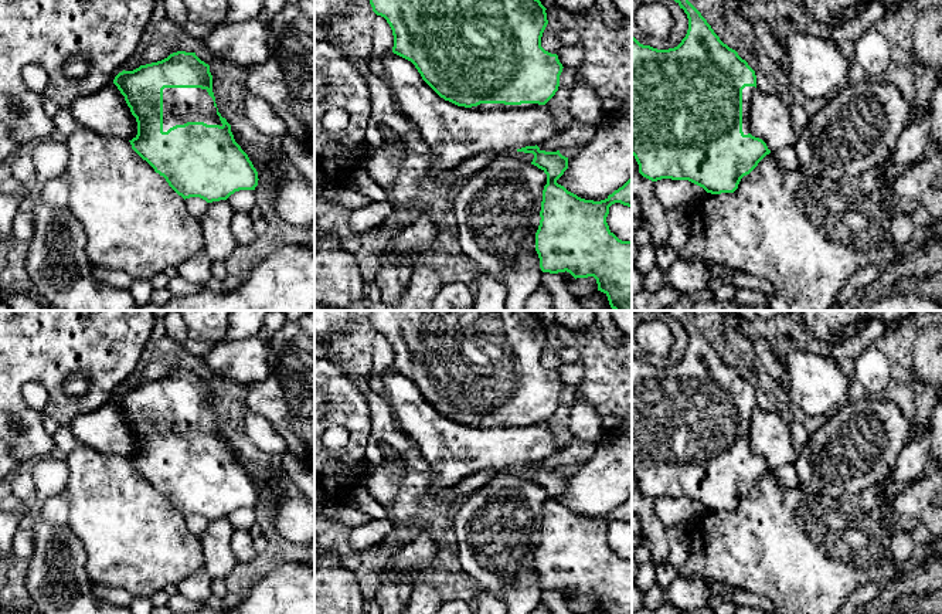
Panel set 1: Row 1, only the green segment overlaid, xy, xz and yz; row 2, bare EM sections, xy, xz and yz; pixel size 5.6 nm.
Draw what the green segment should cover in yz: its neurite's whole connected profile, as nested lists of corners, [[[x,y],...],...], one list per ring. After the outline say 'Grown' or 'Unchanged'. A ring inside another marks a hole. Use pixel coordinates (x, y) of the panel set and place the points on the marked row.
[[[688,0],[674,1],[680,6],[680,9],[684,10],[688,18],[687,34],[677,47],[657,50],[650,45],[640,44],[632,35],[632,155],[639,164],[639,173],[652,182],[662,179],[688,180],[711,194],[734,193],[738,189],[741,179],[749,174],[758,166],[758,163],[771,153],[762,139],[749,133],[749,102],[752,92],[756,89],[756,75],[735,50],[730,48],[720,40],[707,20]]]. Grown

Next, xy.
[[[177,51],[167,58],[119,72],[113,84],[137,122],[132,149],[184,200],[227,200],[239,190],[255,190],[258,172],[235,142],[231,125],[218,112],[210,65],[195,52]]]. Grown

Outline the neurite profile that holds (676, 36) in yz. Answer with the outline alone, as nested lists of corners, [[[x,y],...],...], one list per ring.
[[[632,0],[632,35],[643,45],[650,45],[657,50],[669,50],[677,47],[686,37],[688,30],[688,18],[684,10],[674,0]],[[645,3],[662,3],[673,18],[673,27],[670,34],[660,40],[657,37],[647,35],[636,21],[637,9]]]

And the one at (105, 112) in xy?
[[[113,82],[99,92],[74,99],[69,111],[79,126],[98,135],[125,140],[132,140],[137,135],[136,118]]]

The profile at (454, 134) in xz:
[[[391,52],[382,57],[382,79],[388,85],[397,109],[408,118],[424,142],[429,146],[432,166],[426,173],[428,183],[449,173],[459,163],[486,152],[507,153],[526,146],[535,146],[557,135],[554,116],[545,105],[528,109],[479,111],[458,106],[441,98],[421,77],[415,65]]]

